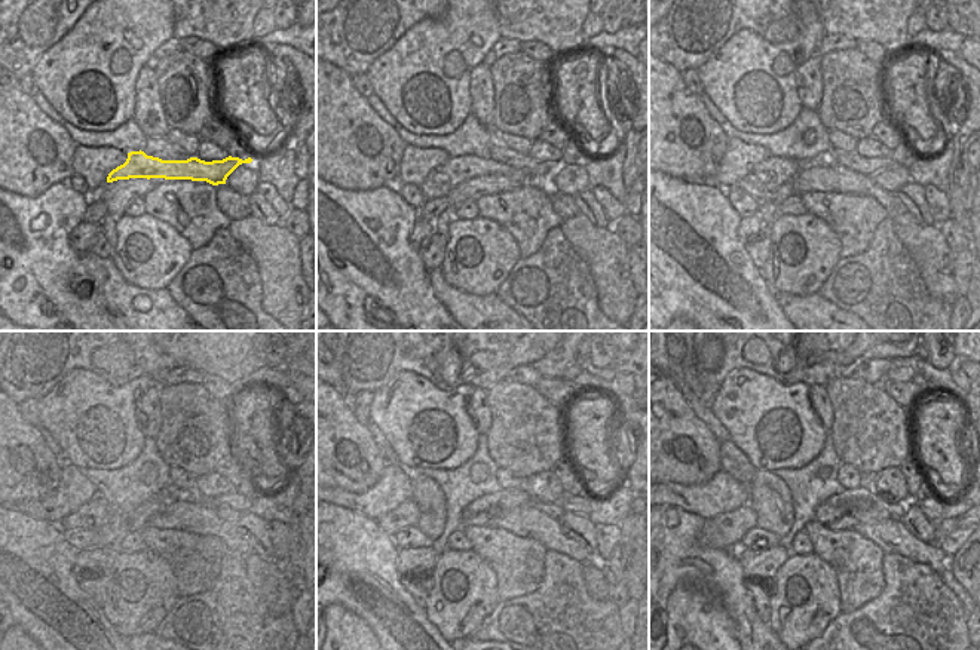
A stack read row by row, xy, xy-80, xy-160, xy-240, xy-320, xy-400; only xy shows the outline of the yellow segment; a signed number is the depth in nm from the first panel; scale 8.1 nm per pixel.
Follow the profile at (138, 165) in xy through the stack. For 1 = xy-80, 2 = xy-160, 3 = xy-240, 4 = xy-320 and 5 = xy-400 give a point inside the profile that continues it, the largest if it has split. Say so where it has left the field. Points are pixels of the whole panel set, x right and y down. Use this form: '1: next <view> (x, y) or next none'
1: next xy-80 (455, 171)
2: next xy-160 (763, 178)
3: next xy-240 (94, 514)
4: next xy-320 (406, 515)
5: next xy-400 (723, 532)

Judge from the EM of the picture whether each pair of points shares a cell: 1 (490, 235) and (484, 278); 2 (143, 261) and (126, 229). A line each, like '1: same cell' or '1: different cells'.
1: same cell
2: same cell

